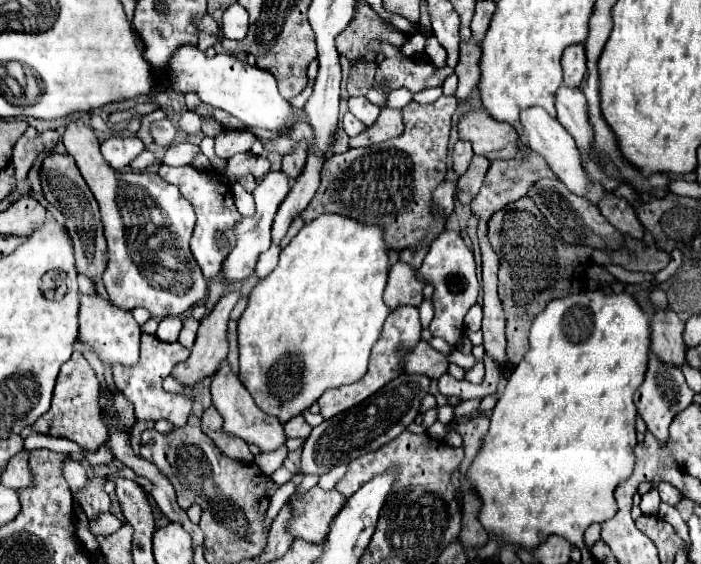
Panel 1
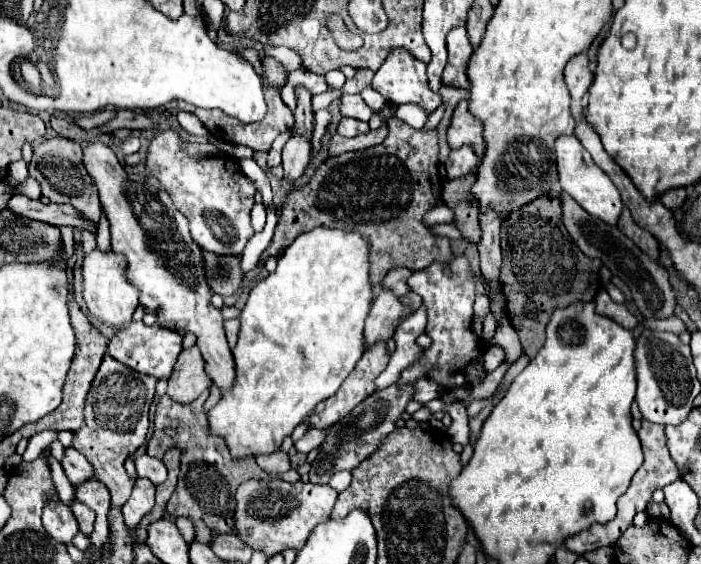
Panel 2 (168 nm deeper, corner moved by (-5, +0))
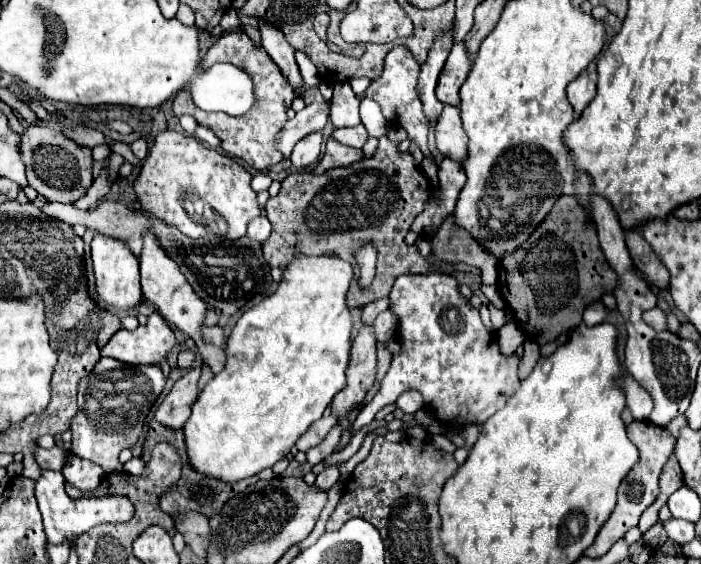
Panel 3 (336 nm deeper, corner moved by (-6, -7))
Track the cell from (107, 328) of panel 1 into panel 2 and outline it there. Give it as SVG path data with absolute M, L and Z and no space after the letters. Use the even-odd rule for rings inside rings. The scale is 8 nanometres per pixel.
M94 249L84 259L82 275L84 275L84 299L86 299L90 313L96 319L112 325L116 331L130 325L132 313L138 307L140 291L126 277L126 257L122 253L116 253L116 251Z

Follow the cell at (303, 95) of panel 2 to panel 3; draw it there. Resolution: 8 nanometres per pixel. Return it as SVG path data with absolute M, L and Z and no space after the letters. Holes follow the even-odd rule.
M259 22L259 30L261 30L261 42L265 52L273 58L273 62L279 66L279 70L283 72L283 76L291 82L291 86L295 88L295 94L299 98L305 98L305 82L299 74L299 66L293 58L293 48L285 42L281 30L273 28L271 24Z

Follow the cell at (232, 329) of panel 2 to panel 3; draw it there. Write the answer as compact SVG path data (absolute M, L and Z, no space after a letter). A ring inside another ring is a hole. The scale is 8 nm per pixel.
M220 326L203 328L203 338L205 338L207 342L215 344L216 346L222 348L226 347L227 340L225 339L224 336L224 328Z

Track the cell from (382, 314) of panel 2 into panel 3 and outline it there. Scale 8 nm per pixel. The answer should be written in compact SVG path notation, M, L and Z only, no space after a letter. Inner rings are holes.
M365 326L353 340L351 362L347 368L347 386L333 398L333 410L341 418L357 406L371 390L377 374L377 336L375 328Z

